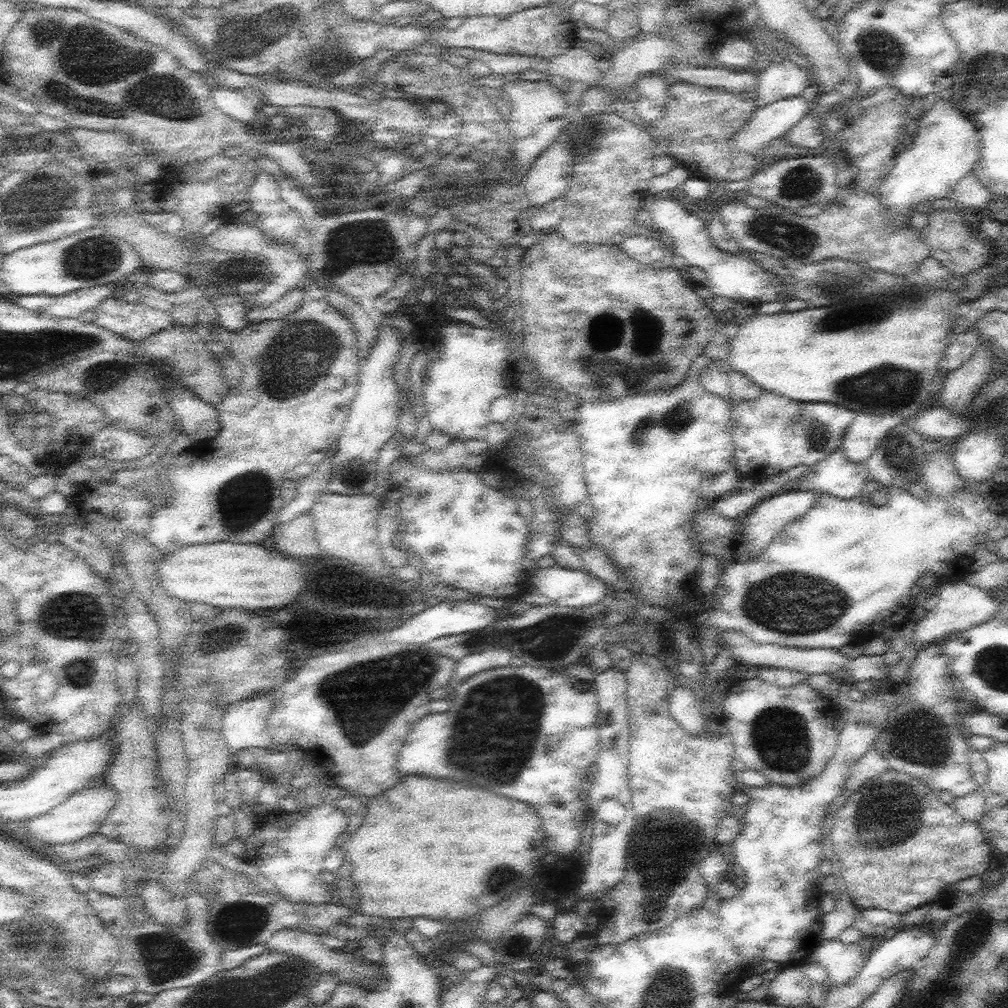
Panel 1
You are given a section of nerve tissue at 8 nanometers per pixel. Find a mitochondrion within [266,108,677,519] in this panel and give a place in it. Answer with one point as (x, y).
(354, 243)

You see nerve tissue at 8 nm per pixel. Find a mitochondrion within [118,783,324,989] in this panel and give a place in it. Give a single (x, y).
(164, 962)

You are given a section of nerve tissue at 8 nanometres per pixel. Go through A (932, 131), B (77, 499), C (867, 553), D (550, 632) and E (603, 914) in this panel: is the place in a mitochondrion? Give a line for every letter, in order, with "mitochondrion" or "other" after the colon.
A: other
B: other
C: other
D: mitochondrion
E: other

